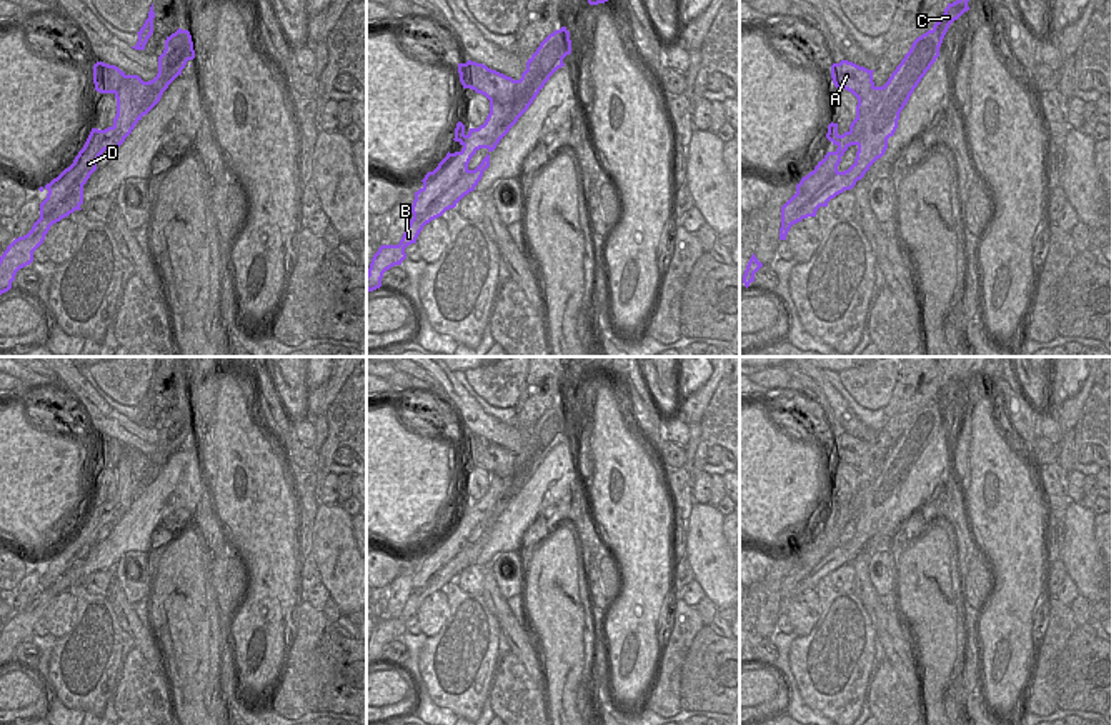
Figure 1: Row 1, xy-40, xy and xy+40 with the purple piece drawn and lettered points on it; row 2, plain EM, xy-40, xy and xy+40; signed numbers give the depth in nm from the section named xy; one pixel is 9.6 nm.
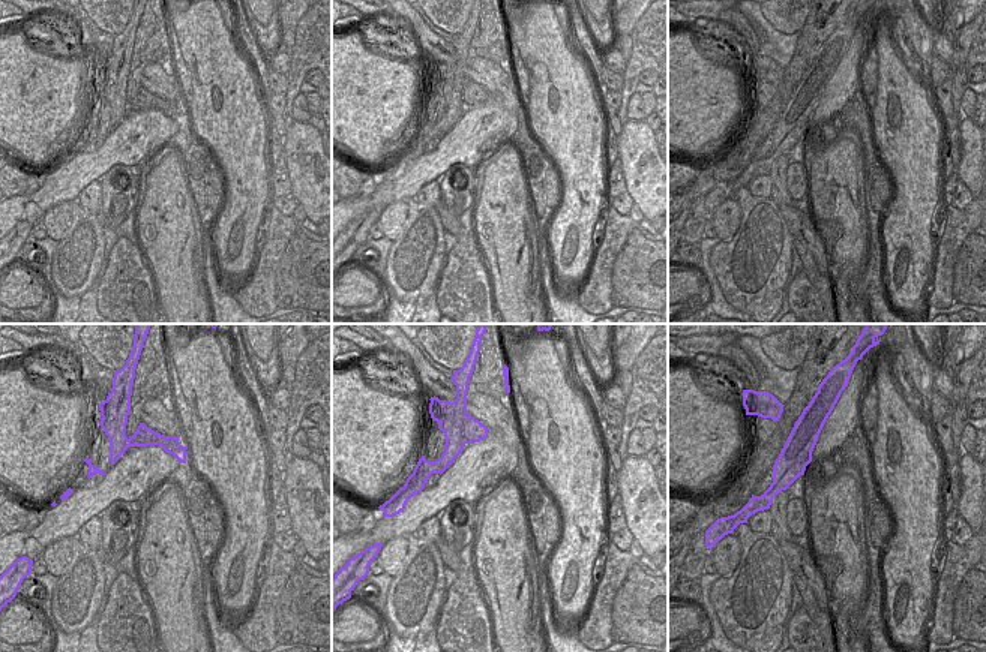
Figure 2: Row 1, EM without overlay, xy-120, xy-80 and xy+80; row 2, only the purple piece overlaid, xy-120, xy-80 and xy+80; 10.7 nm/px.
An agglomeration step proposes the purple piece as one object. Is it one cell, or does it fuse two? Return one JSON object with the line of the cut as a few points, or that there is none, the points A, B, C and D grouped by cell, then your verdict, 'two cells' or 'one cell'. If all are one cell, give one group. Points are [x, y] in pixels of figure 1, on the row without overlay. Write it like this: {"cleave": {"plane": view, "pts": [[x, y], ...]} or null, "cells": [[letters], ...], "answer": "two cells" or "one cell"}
{"cleave": {"plane": "xy", "pts": [[513, 454], [513, 475], [510, 479], [490, 475]]}, "cells": [["A"], ["B", "C", "D"]], "answer": "two cells"}

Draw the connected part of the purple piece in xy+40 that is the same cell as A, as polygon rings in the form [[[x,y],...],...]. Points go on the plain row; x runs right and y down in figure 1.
[[[848,433],[831,438],[834,460],[844,462],[858,472],[856,490],[868,490],[881,473],[883,460],[874,458],[873,445]]]

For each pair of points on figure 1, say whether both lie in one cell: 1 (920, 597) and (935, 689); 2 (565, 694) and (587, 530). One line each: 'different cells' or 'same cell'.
1: same cell
2: different cells

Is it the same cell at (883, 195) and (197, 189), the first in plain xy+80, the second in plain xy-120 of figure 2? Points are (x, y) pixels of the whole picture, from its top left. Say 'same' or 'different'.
different

